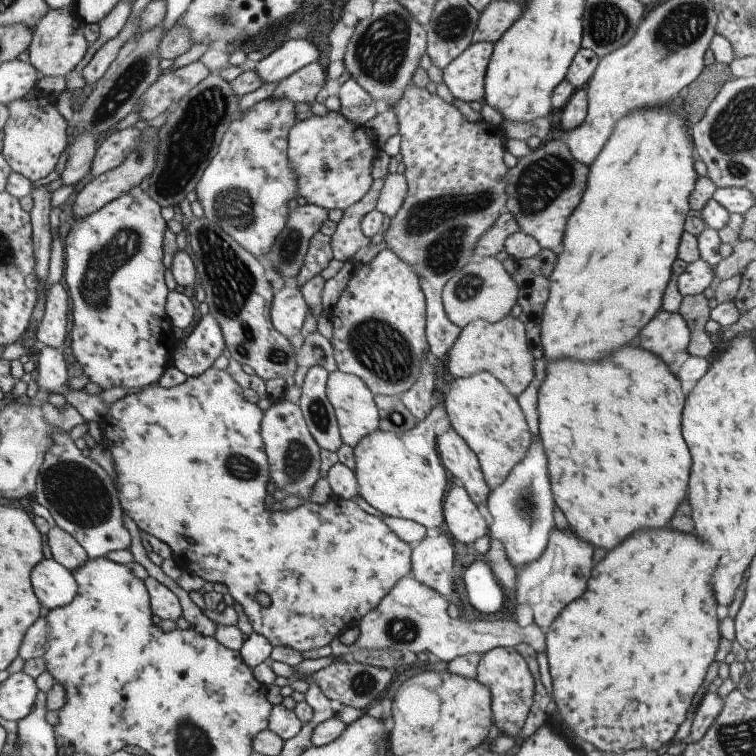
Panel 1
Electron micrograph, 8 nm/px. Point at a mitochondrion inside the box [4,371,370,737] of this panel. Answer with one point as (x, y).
(77, 493)

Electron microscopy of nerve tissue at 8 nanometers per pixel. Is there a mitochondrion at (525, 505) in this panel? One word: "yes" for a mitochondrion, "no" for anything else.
yes

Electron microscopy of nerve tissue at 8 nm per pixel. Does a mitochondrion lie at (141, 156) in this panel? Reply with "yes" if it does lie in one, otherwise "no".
yes

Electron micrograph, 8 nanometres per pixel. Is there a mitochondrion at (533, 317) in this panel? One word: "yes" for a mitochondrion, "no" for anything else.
no

